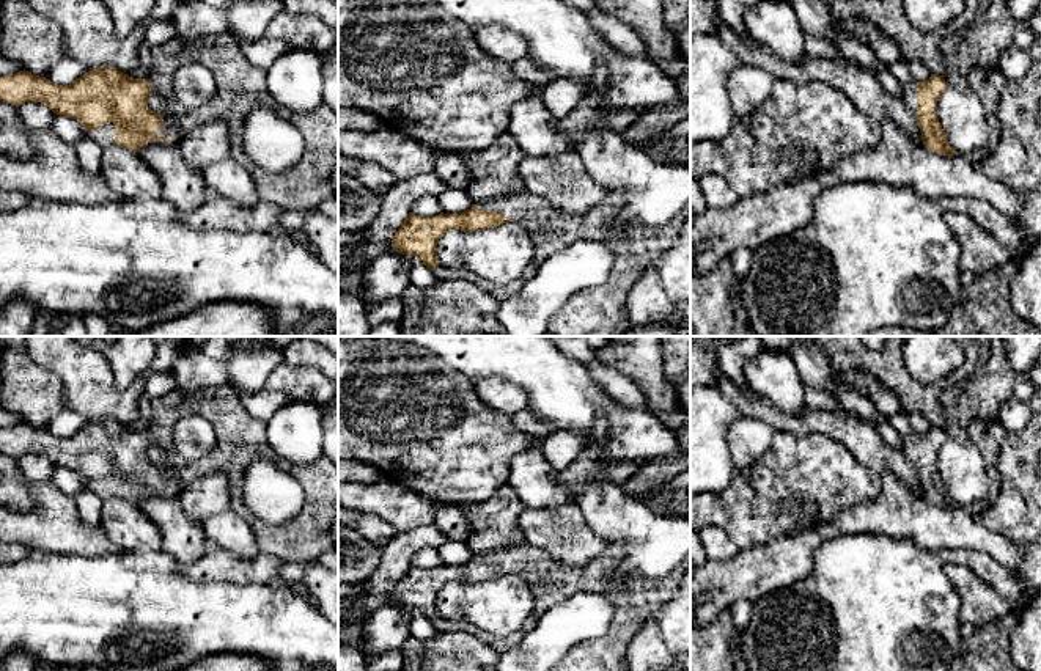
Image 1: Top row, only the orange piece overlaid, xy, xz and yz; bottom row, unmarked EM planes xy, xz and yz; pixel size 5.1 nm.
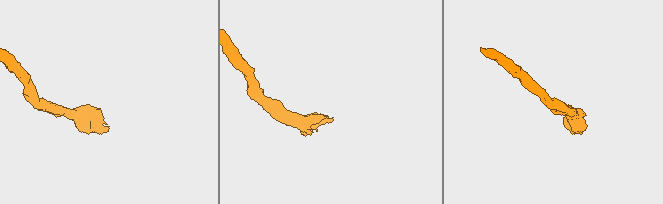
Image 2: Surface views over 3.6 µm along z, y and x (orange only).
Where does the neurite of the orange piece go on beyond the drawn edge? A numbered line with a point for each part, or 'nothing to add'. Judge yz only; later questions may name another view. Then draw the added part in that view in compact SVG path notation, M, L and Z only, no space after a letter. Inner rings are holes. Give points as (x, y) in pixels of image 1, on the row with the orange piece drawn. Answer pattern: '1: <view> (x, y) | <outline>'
1: yz (909, 88) | M910 79L903 83L901 101L910 112L917 112L917 80Z

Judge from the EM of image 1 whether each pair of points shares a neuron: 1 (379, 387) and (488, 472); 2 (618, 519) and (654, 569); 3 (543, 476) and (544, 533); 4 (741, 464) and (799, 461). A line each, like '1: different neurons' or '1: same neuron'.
1: same neuron
2: same neuron
3: different neurons
4: different neurons

